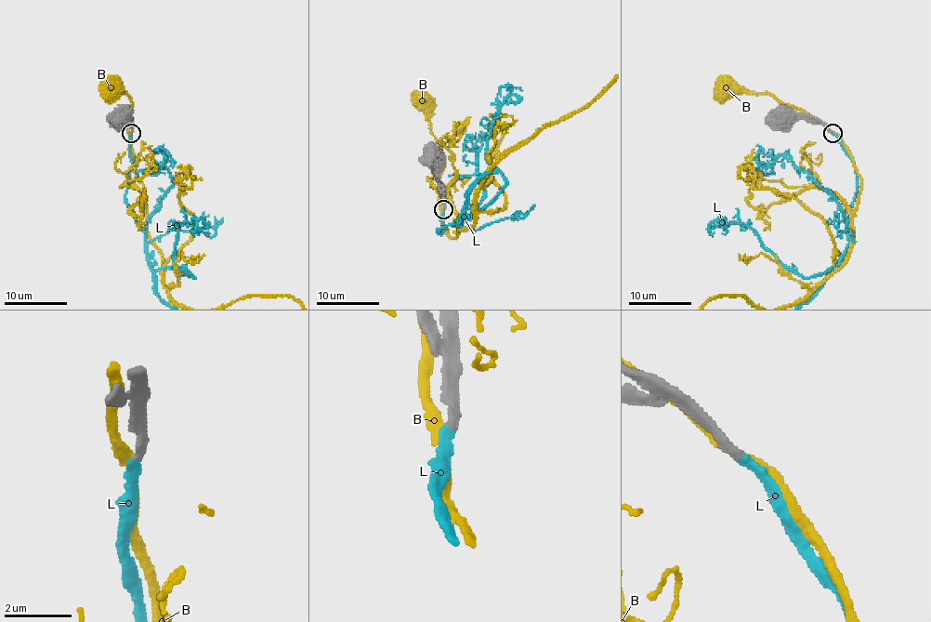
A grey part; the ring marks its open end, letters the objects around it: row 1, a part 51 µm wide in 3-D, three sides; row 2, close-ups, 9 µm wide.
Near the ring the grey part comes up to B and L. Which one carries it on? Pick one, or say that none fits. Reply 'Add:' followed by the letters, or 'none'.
Add: L

